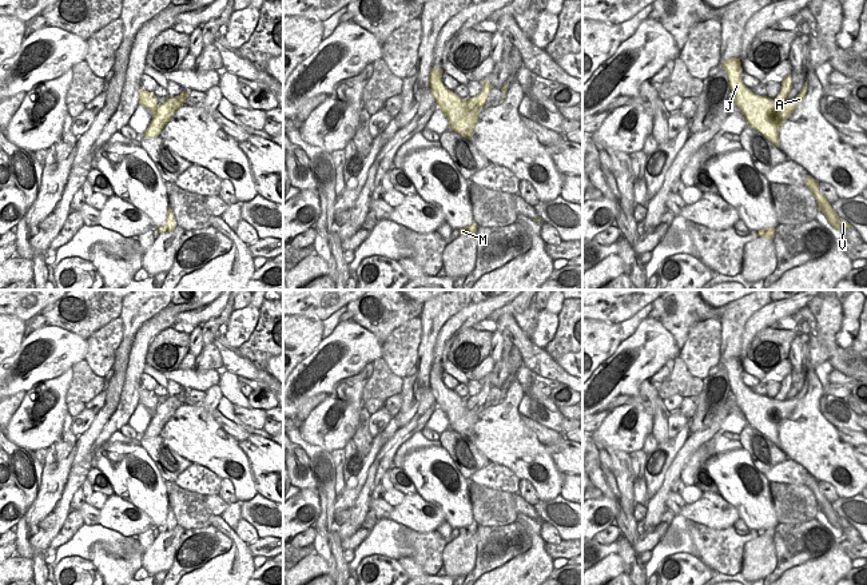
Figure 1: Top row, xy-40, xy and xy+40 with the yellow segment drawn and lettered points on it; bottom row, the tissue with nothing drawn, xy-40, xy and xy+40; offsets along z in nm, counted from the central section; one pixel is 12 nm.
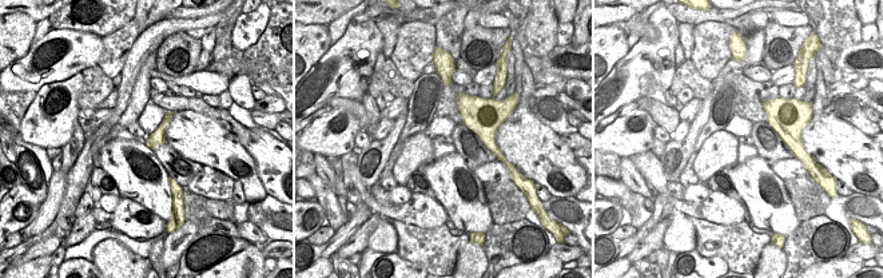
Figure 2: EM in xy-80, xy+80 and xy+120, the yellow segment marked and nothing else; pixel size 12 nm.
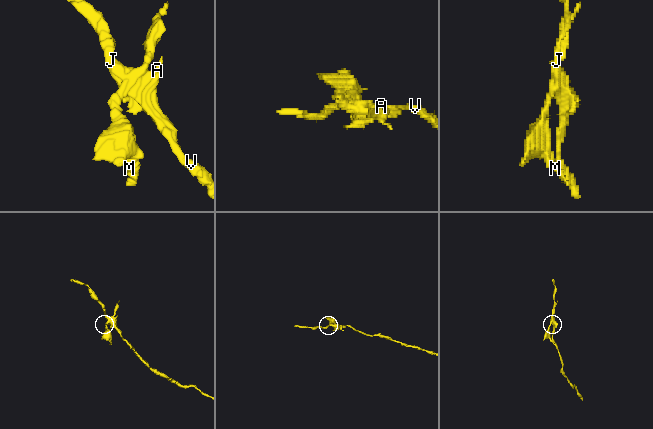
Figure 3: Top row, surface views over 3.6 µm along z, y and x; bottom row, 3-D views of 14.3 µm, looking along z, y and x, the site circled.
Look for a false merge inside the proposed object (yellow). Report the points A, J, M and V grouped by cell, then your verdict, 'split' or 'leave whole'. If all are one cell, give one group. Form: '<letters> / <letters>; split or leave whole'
A J V / M; split

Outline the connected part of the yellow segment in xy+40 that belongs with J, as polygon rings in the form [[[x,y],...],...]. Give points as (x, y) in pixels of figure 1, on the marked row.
[[[731,57],[723,63],[728,75],[731,93],[735,98],[739,111],[744,115],[747,124],[756,128],[772,144],[779,147],[779,130],[791,116],[795,108],[804,100],[807,92],[807,81],[795,100],[787,102],[784,96],[780,102],[767,96],[755,95],[741,81],[740,57]]]

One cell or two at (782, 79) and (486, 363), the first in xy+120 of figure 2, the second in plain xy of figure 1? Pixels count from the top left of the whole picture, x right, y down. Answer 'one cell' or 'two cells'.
one cell

